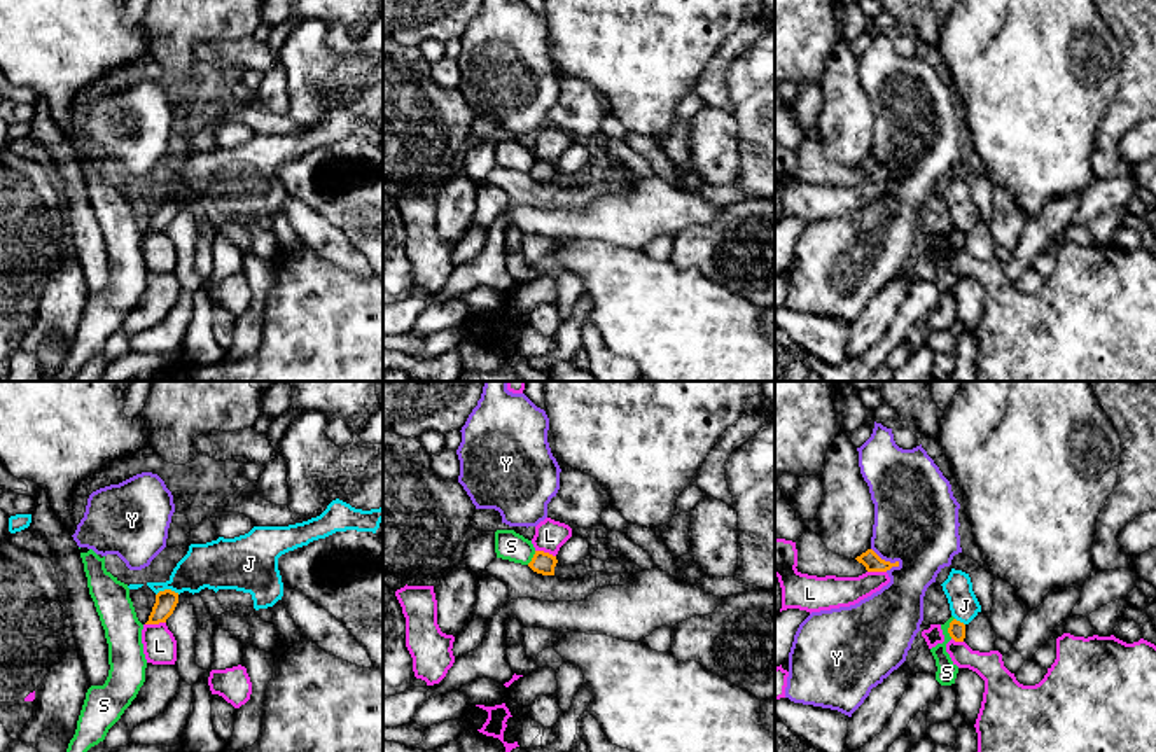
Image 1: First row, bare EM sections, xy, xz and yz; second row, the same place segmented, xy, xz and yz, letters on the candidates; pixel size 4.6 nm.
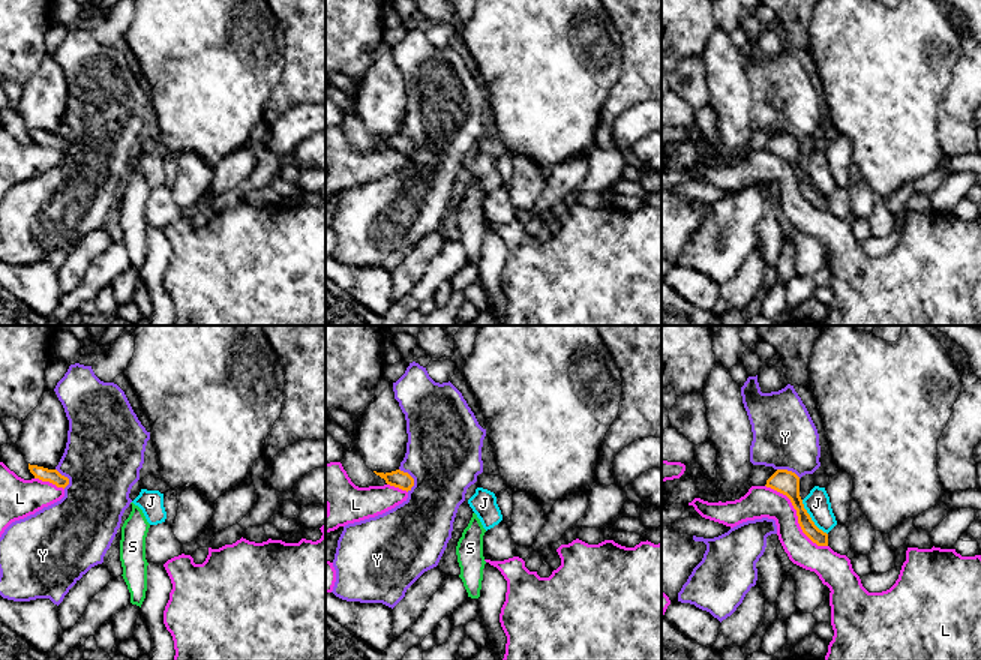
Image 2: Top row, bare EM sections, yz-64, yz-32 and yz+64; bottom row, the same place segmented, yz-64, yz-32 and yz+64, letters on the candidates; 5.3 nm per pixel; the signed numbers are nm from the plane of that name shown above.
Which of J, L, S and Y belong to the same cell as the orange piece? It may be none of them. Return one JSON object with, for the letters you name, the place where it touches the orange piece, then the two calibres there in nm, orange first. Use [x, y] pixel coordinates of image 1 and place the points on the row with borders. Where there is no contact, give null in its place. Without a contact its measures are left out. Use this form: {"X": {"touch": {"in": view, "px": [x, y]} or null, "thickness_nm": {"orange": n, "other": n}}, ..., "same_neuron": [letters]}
{"same_neuron": []}

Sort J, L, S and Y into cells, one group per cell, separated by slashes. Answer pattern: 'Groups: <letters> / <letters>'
Groups: J / L / S / Y

